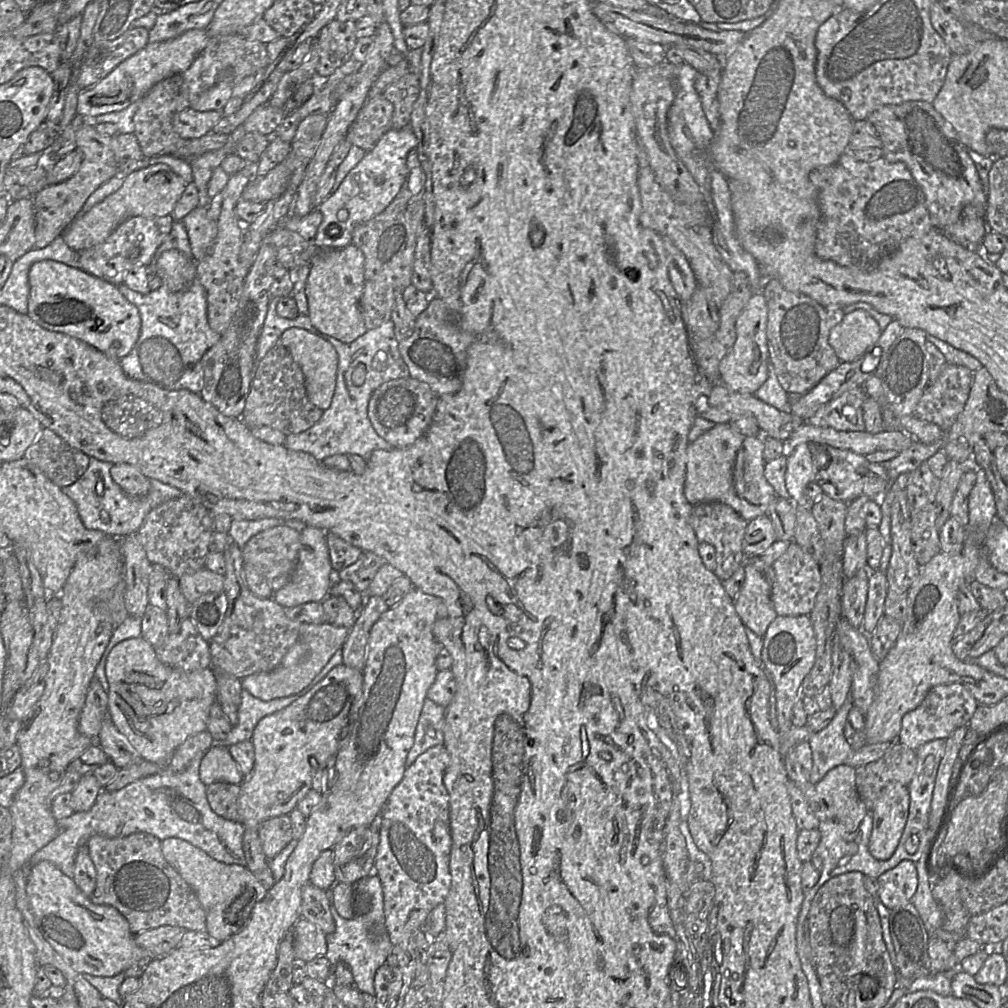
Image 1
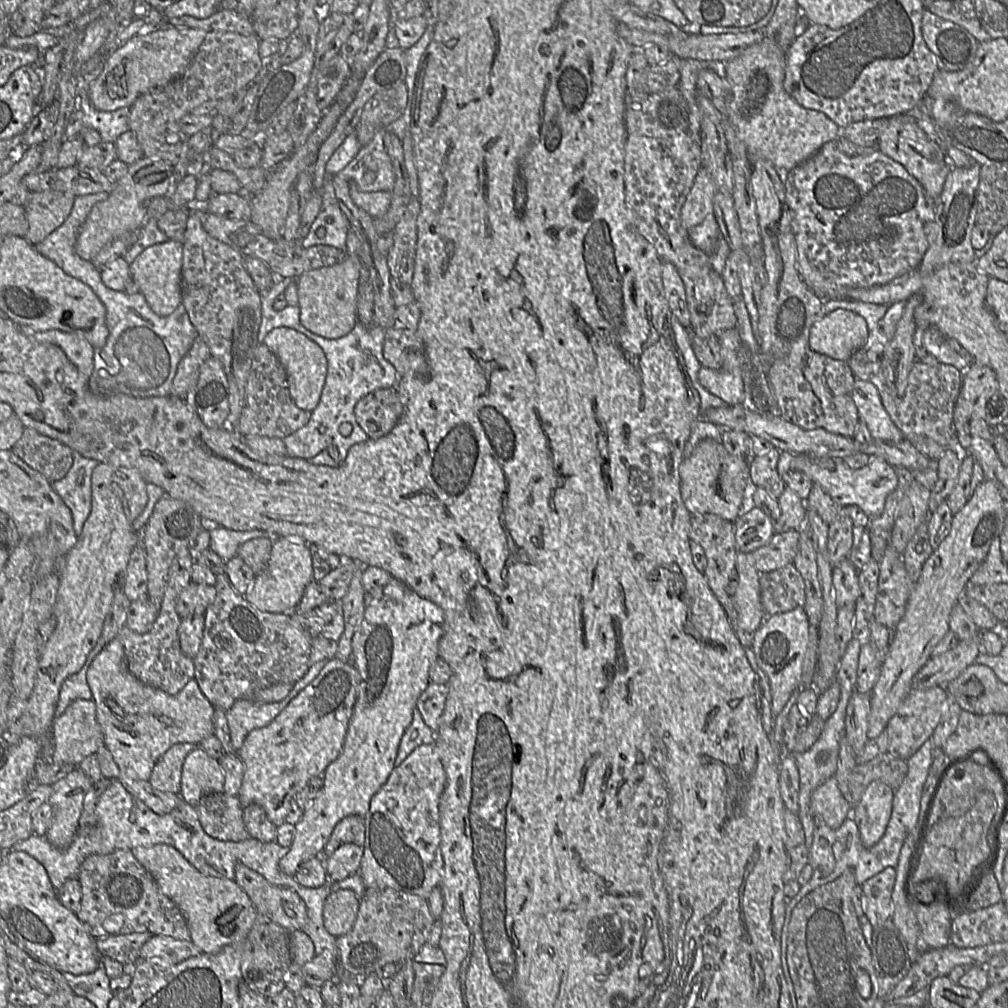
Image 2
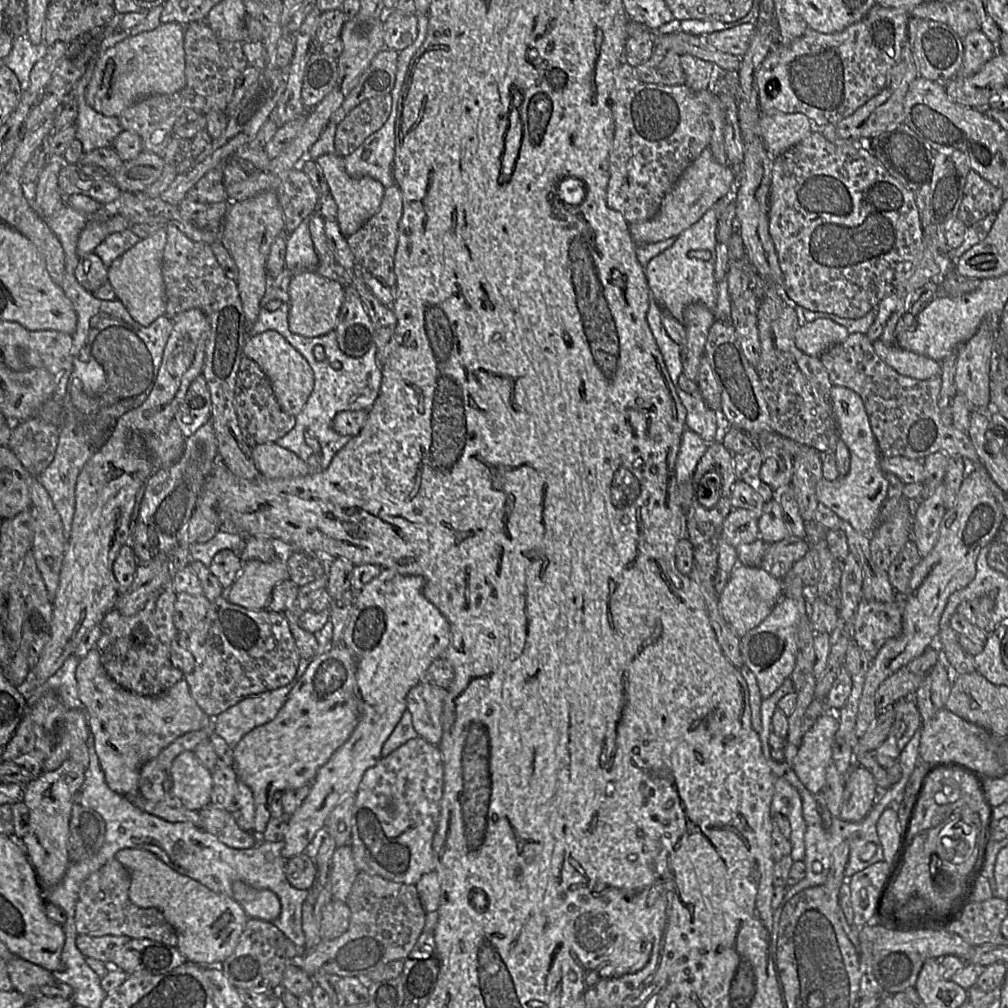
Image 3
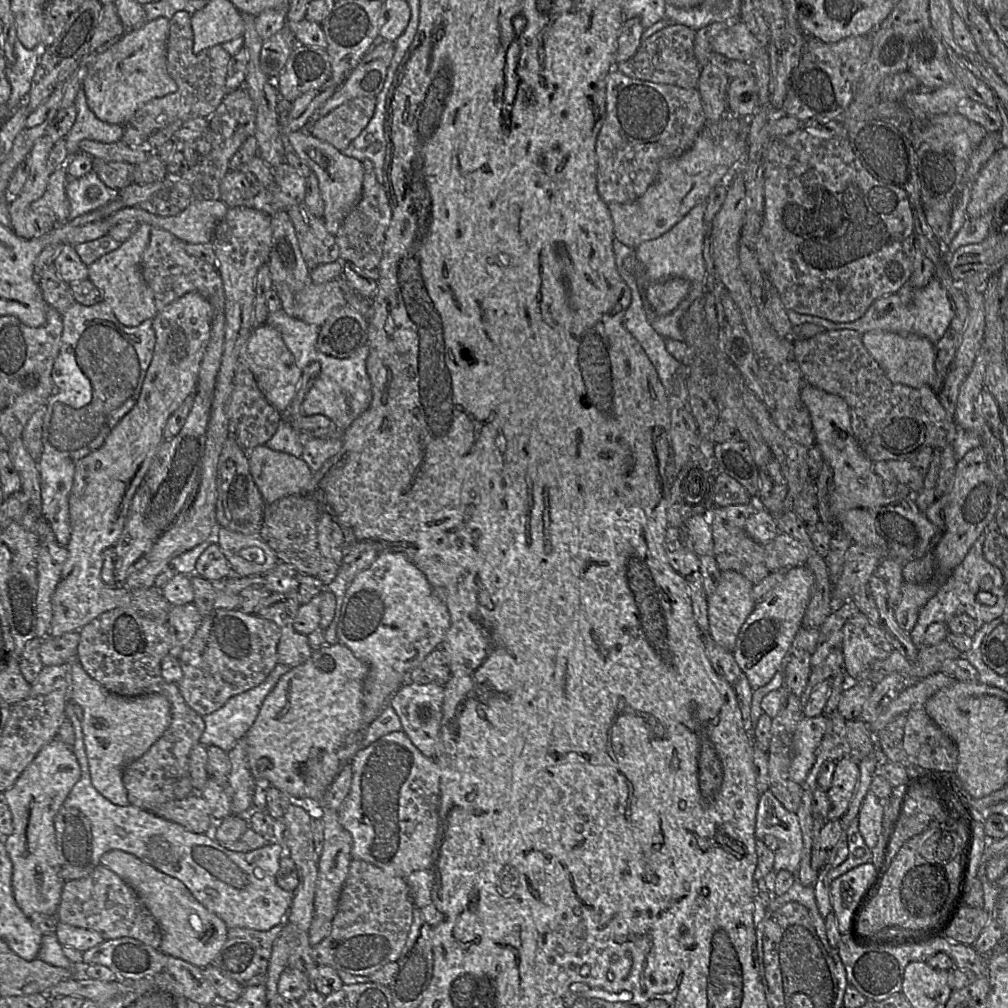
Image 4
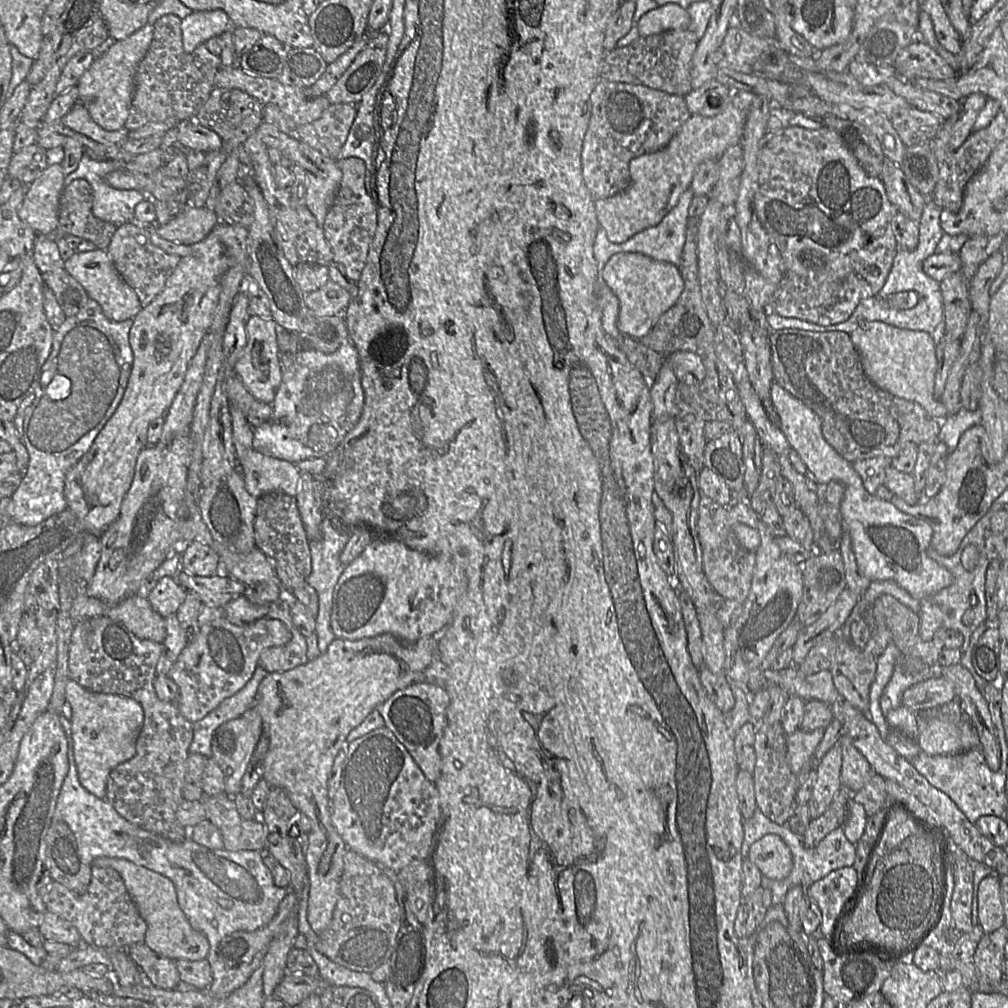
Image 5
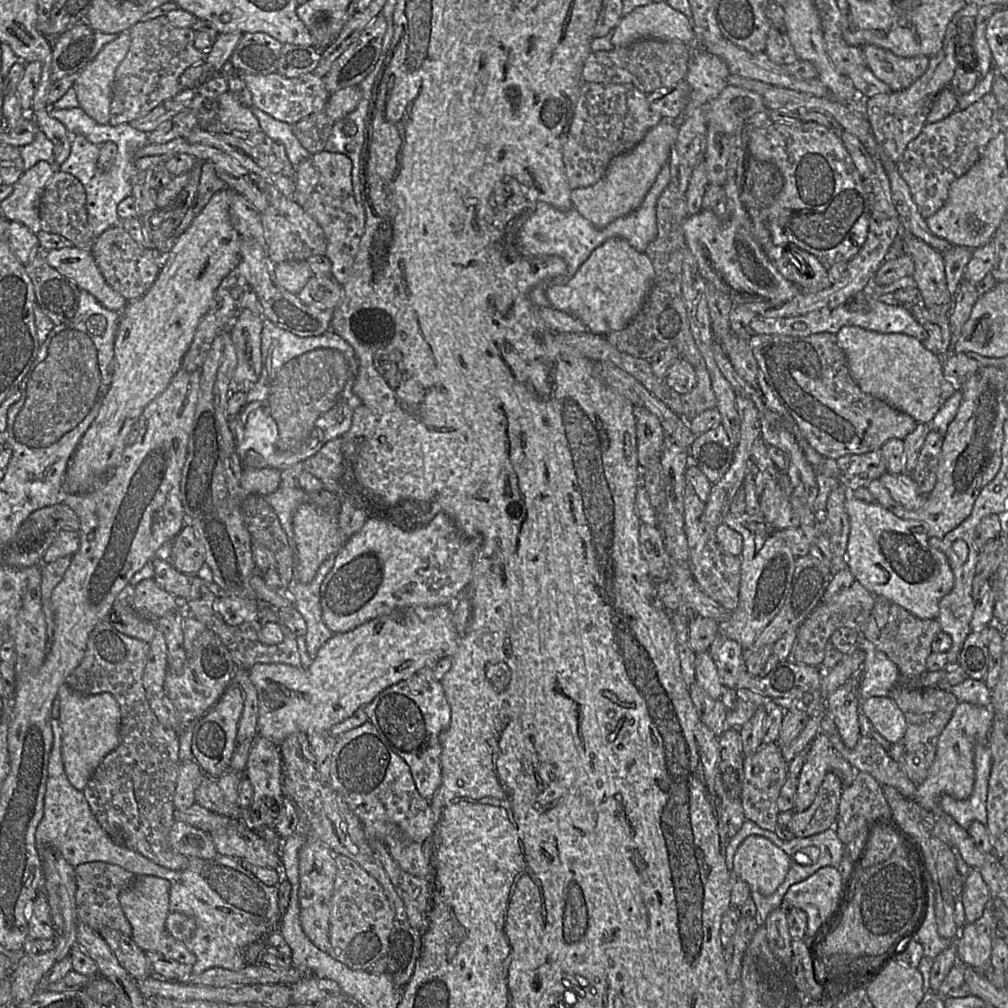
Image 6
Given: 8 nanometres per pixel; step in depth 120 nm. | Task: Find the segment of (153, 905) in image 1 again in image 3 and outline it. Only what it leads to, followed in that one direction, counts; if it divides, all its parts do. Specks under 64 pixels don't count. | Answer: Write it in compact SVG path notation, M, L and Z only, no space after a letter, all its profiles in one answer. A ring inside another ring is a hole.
M115 858L90 874L80 885L73 920L78 934L89 936L128 936L145 938L167 946L177 945L177 934L156 908L135 905L129 897L131 878L128 870Z

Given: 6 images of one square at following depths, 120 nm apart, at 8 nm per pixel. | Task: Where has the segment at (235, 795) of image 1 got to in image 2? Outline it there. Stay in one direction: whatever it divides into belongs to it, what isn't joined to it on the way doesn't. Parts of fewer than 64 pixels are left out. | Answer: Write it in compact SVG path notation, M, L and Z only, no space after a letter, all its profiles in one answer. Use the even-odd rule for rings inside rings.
M213 792L202 796L196 805L203 830L222 841L239 842L249 838L243 822L243 808L238 796Z

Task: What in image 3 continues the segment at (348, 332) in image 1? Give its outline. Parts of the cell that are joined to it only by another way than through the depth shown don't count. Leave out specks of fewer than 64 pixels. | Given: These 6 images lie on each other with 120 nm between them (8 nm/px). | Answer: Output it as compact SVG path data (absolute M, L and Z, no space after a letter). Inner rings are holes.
M315 270L298 272L292 276L289 286L289 327L292 332L308 337L319 337L334 331L345 300L346 287L318 274Z

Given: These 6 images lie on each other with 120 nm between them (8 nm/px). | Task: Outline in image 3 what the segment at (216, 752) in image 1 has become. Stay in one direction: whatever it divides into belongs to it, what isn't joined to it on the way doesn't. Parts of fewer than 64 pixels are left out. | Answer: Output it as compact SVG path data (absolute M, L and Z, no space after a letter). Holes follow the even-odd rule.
M193 751L179 754L171 765L170 795L184 807L199 811L210 803L212 771L205 768Z

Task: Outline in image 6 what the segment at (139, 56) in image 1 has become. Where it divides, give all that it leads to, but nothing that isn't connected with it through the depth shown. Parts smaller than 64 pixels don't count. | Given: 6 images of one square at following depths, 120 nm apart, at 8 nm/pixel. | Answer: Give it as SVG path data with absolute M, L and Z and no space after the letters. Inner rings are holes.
M123 31L116 39L107 43L99 53L80 72L77 73L73 88L82 108L97 123L108 125L115 71L130 48L129 31Z

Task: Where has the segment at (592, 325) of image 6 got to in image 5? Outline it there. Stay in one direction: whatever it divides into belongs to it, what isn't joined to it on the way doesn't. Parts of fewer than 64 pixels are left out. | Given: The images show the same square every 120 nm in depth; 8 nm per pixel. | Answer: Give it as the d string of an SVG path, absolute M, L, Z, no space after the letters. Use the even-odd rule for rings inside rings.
M636 252L612 255L600 274L619 300L618 330L634 339L644 337L659 317L677 302L684 289L684 280L677 266Z

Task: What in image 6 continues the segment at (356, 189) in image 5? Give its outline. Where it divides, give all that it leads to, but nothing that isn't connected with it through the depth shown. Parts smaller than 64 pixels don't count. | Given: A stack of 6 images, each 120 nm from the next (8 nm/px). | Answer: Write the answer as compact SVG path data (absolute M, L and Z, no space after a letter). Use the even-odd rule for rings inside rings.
M322 151L310 156L320 178L315 190L302 206L323 228L327 237L325 256L330 259L331 275L344 285L350 274L361 238L365 232L366 212L362 203L356 201L352 185L352 161L340 153Z

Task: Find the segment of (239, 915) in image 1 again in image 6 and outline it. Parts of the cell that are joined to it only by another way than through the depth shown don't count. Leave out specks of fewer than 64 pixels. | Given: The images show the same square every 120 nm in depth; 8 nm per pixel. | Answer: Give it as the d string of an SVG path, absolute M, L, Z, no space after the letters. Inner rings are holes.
M136 876L132 884L121 893L120 905L132 928L131 939L139 948L145 952L159 953L182 964L193 965L195 955L187 949L184 942L174 938L166 929L166 919L170 913L170 886L170 882L163 878Z

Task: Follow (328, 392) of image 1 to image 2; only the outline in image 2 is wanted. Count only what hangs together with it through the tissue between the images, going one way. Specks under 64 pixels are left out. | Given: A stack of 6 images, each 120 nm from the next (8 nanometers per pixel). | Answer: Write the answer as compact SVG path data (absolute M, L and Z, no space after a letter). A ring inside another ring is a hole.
M291 328L273 329L262 344L276 355L285 368L290 395L302 410L313 411L321 398L328 370L328 362L323 349L306 335Z

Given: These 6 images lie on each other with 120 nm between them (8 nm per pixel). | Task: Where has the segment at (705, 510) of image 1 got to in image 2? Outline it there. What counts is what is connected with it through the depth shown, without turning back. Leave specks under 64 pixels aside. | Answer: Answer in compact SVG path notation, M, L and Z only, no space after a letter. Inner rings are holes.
M712 513L692 515L689 538L697 542L704 549L707 566L703 574L713 594L724 608L730 623L732 623L732 621L738 617L732 602L732 597L727 592L729 578L735 569L738 553L735 541L734 522Z

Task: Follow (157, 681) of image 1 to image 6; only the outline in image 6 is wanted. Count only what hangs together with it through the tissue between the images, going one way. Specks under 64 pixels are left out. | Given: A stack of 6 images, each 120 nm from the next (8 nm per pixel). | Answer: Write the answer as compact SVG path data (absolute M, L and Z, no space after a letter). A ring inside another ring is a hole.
M64 683L58 691L59 722L62 729L62 758L69 782L83 791L101 761L115 750L119 743L120 708L109 693L81 694Z

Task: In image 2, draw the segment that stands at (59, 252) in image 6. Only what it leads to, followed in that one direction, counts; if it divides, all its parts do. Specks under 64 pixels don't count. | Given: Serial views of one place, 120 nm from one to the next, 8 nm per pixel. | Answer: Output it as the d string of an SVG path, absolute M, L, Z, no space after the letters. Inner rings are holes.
M168 240L146 248L130 263L131 280L137 285L138 292L145 297L152 311L159 316L171 314L181 304L182 260L182 243Z

